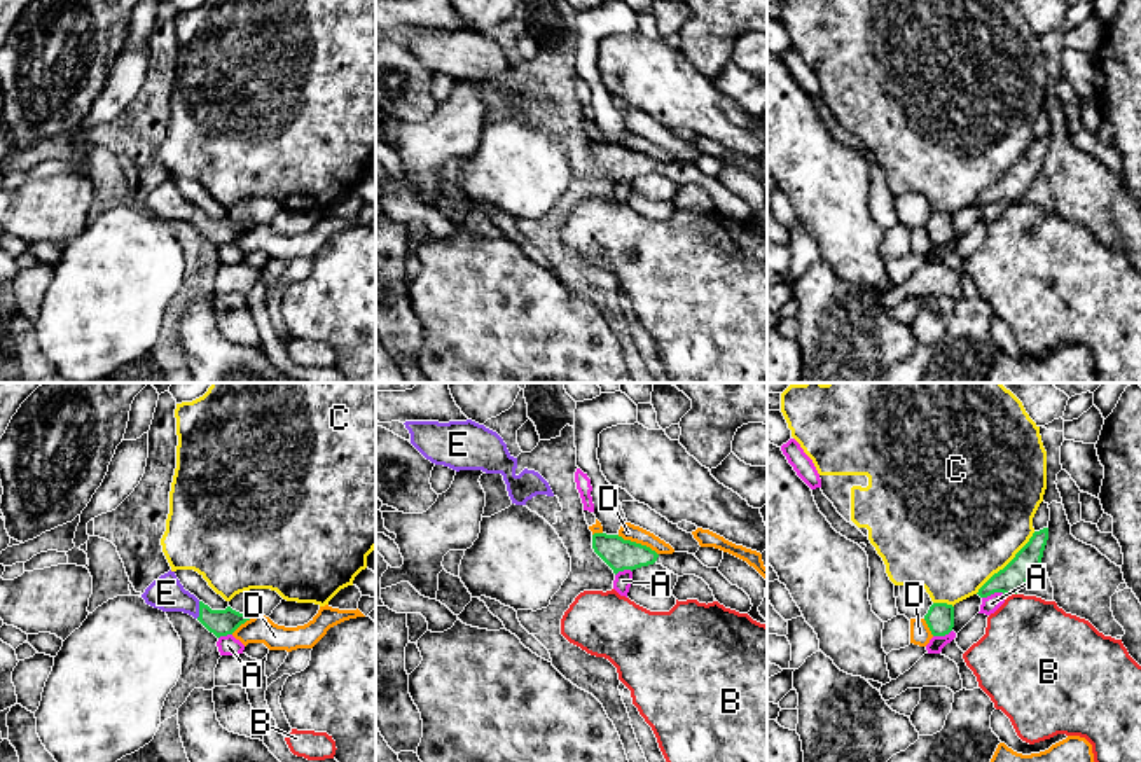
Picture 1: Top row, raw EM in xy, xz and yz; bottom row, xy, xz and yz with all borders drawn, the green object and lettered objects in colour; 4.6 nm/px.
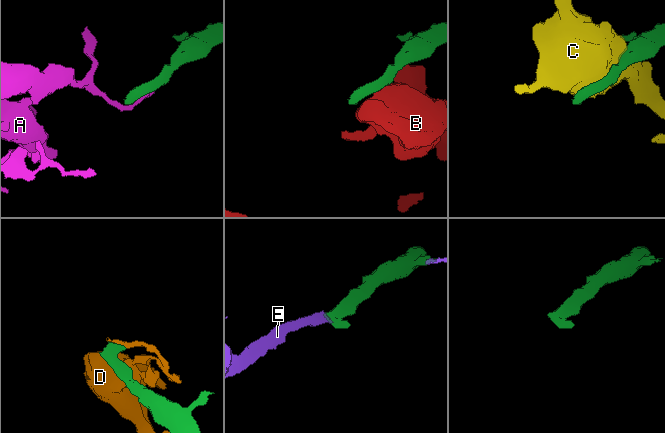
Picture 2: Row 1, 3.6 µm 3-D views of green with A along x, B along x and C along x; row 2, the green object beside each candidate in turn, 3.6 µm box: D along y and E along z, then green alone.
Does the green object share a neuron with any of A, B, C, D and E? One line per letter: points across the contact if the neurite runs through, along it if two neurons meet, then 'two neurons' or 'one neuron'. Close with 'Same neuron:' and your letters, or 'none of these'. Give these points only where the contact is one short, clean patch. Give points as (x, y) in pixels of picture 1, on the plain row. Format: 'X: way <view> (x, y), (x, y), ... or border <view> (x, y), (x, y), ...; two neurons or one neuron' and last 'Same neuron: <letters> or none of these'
A: two neurons
B: two neurons
C: two neurons
D: border xz (617, 144), (645, 152), (657, 163); two neurons
E: way xy (221, 231), (200, 219), (166, 201); one neuron
Same neuron: E

